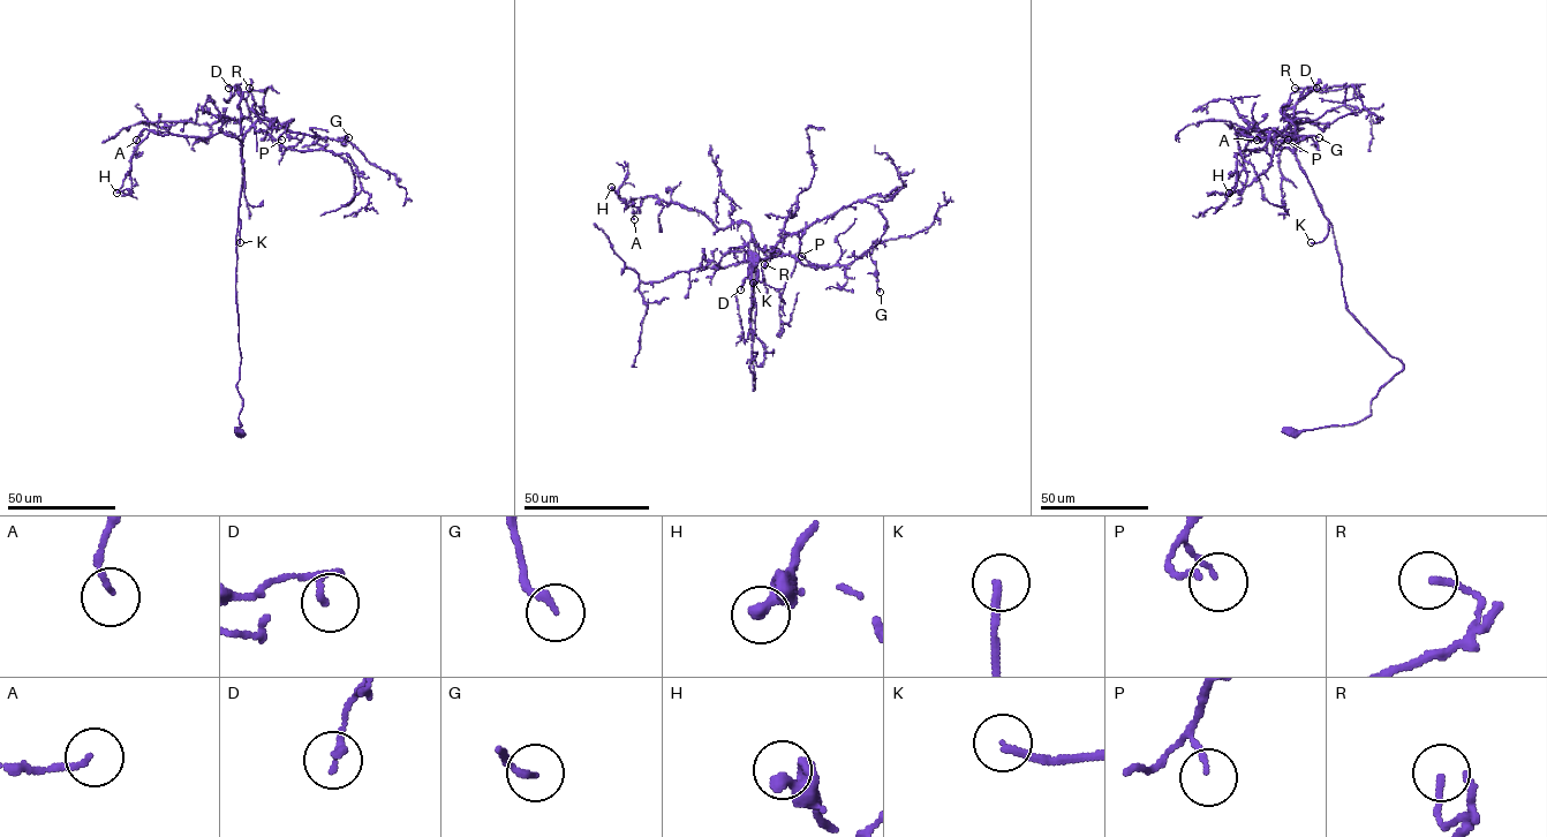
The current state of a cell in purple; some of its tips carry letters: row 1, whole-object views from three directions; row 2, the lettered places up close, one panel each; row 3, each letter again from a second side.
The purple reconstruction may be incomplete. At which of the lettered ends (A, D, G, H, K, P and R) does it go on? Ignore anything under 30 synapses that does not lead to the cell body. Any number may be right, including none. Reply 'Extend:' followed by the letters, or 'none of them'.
Extend: K

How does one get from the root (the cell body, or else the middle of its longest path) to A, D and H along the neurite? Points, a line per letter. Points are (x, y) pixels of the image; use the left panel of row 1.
A: (240, 431), (235, 288), (240, 141), (223, 133), (161, 135), (146, 129), (136, 140)
D: (240, 431), (235, 236), (243, 167), (241, 98), (235, 87), (228, 88)
H: (240, 431), (235, 288), (240, 141), (223, 133), (150, 132), (117, 193)

